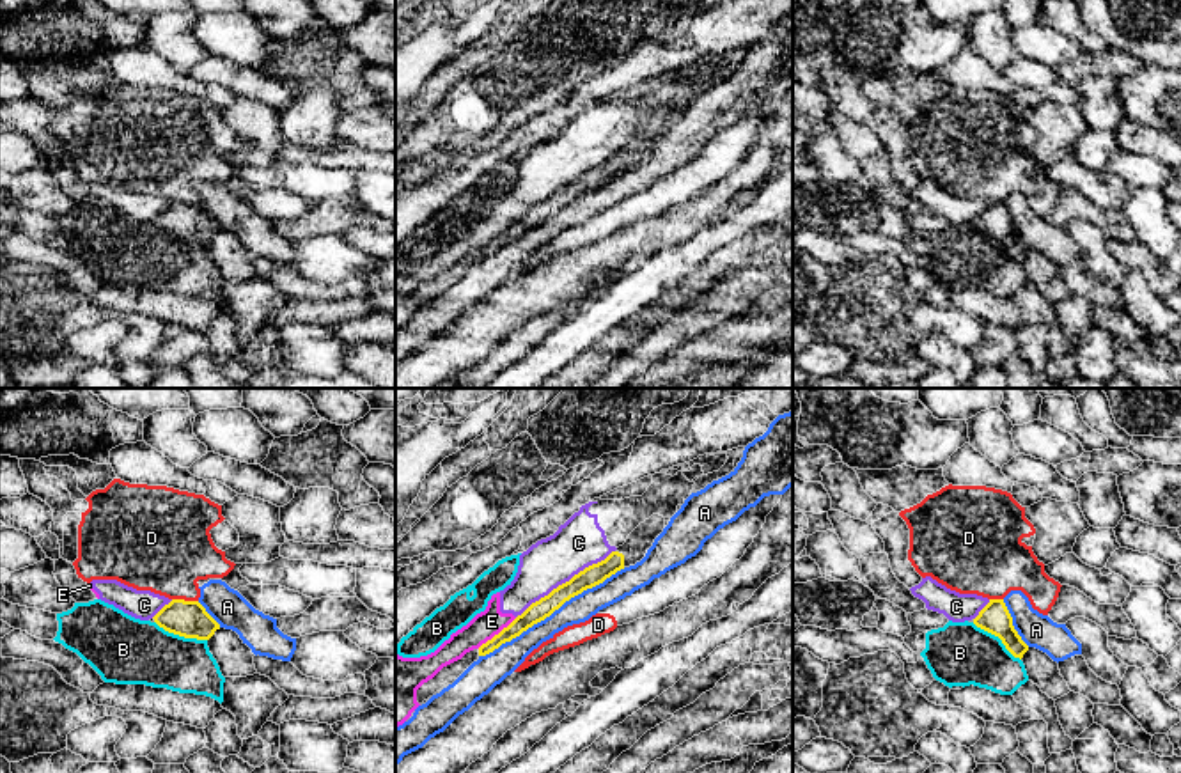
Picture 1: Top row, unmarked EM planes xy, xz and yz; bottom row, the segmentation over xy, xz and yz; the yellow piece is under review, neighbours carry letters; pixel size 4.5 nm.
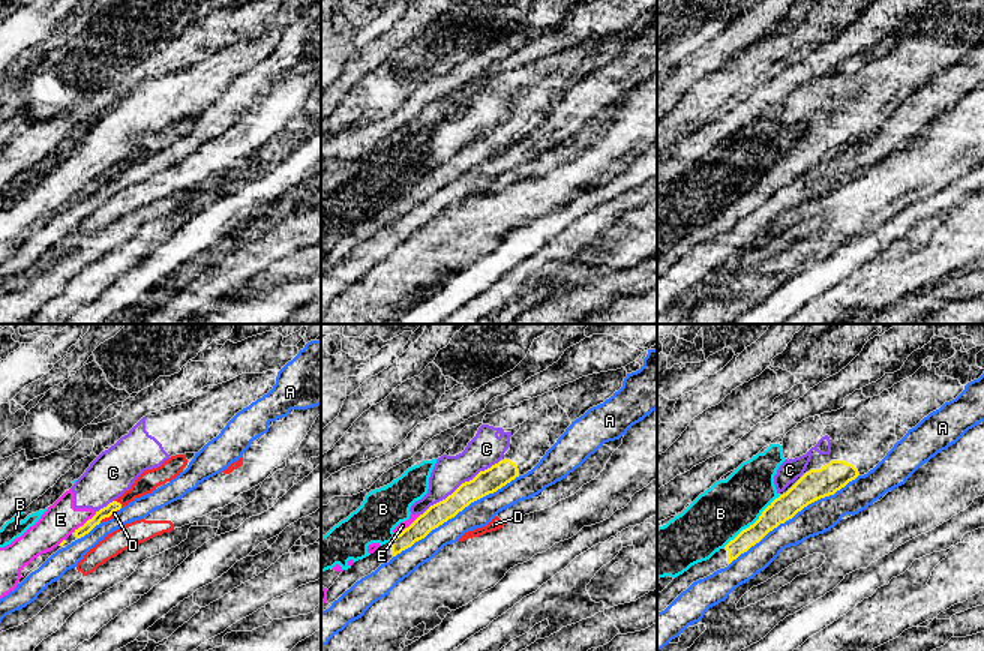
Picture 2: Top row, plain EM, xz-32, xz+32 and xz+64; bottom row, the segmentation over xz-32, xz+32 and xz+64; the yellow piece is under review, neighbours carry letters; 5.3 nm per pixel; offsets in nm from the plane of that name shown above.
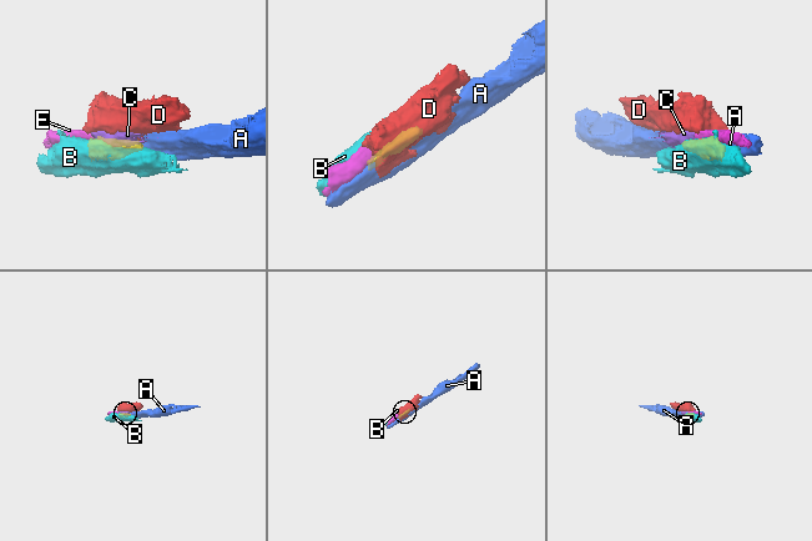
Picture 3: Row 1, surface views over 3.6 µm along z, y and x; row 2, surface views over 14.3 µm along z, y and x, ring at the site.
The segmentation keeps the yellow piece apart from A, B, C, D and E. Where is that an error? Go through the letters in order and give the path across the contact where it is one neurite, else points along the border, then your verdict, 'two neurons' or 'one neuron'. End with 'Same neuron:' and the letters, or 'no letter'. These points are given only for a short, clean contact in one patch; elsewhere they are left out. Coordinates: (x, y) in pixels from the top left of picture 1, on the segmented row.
A: two neurons
B: two neurons
C: two neurons
D: two neurons
E: border xz (516, 617), (477, 648); two neurons
Same neuron: no letter

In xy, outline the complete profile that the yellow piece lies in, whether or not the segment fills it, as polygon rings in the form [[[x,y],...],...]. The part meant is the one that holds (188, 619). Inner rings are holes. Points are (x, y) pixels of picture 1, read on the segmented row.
[[[172,599],[153,619],[165,631],[184,638],[209,640],[220,629],[199,601]]]

